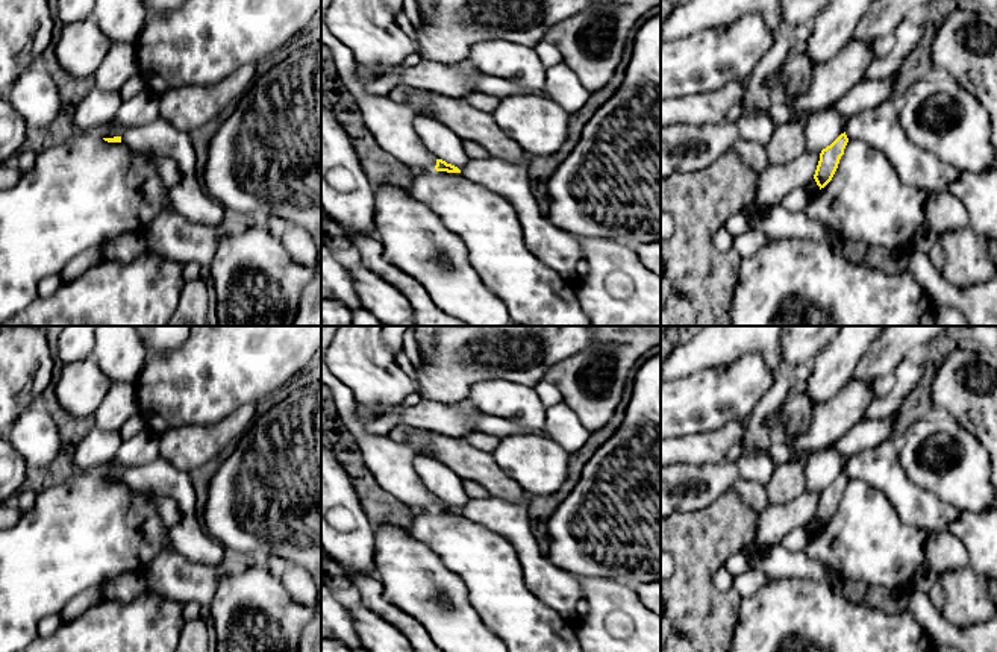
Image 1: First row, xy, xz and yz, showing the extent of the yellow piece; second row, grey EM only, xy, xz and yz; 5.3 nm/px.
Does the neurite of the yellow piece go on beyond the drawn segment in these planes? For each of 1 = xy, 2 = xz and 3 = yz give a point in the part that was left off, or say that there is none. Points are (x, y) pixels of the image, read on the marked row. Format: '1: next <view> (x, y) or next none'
1: next none
2: next none
3: next none

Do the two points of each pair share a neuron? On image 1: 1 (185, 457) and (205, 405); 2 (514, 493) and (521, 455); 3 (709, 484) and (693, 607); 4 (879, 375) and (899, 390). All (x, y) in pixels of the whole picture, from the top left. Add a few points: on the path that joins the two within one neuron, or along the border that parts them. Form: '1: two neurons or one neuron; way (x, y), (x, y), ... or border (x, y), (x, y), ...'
1: two neurons; border (231, 413), (212, 423), (184, 423), (162, 434)
2: two neurons; border (491, 455), (528, 493)
3: two neurons; border (732, 485), (705, 507), (676, 513)
4: two neurons; border (911, 354), (902, 360), (893, 376), (881, 388)

